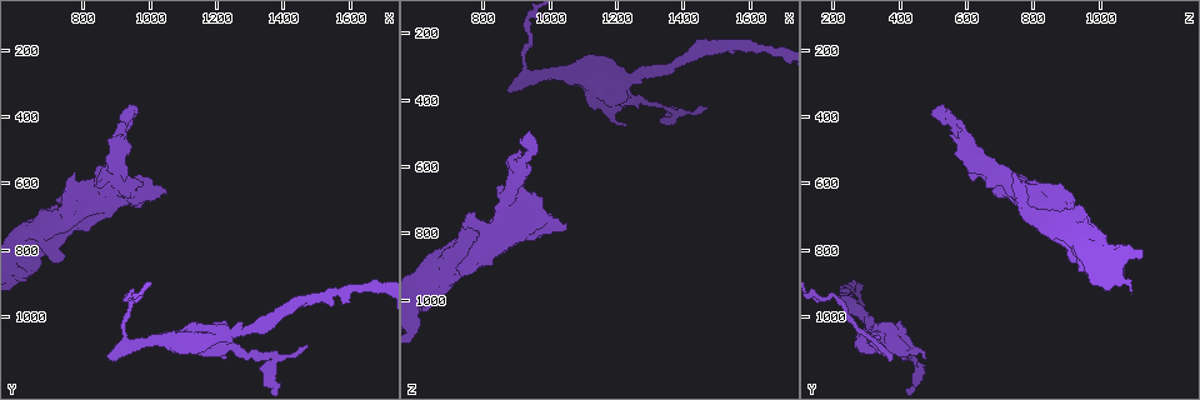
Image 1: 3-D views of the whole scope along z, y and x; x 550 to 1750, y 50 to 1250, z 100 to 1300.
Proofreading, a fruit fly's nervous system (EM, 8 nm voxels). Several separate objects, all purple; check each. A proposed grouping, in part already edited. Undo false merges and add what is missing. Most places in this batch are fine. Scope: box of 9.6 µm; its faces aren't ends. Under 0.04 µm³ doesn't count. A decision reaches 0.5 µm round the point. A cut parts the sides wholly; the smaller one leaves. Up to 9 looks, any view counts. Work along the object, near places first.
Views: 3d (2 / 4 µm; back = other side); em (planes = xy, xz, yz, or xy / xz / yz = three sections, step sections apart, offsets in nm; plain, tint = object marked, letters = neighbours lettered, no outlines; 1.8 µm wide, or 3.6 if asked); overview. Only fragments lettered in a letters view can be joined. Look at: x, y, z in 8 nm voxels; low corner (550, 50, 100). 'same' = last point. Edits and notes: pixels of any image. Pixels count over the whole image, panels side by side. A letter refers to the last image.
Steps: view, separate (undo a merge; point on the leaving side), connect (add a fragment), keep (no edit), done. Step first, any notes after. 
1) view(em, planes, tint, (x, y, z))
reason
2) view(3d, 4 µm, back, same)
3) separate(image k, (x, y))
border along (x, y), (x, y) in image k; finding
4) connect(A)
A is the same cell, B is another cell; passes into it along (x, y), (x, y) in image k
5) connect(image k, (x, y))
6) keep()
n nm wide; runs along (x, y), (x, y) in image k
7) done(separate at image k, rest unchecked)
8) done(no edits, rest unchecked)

view(em, 3.6 µm, xy, step 8, plain, (1150, 1050, 350))
looks like a crossing

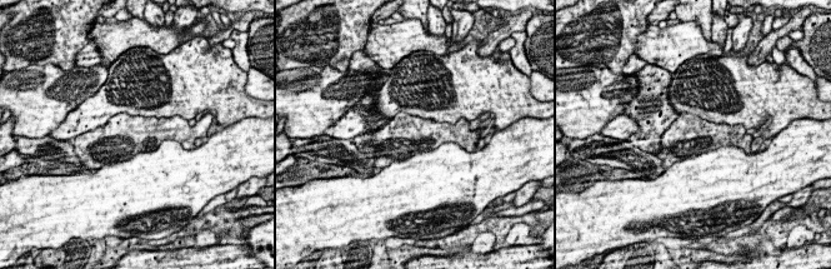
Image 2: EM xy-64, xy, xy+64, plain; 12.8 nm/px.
view(em, 3.6 µm, xy, step 8, tint, same)

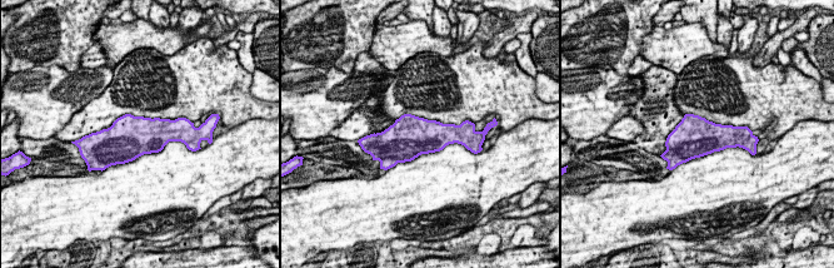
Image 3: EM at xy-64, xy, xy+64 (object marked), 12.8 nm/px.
view(em, 3.6 µm, xy, step 8, letters, same)
what lies round it

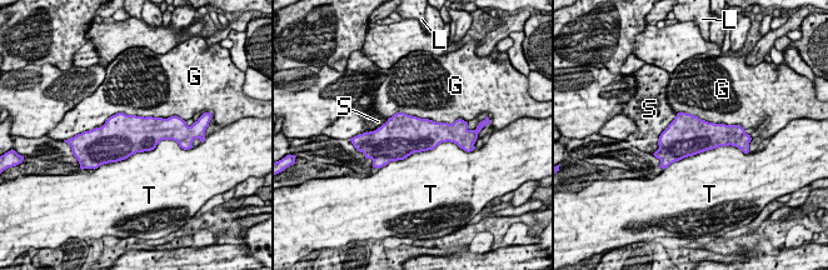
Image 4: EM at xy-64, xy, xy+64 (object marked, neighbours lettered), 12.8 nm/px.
keep()
G touches over 1050 nm; G, L, S and T are other cells; continuous, no second neuron

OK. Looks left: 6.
view(3d, 2 µm, (1350, 1130, 430))
calibre changes

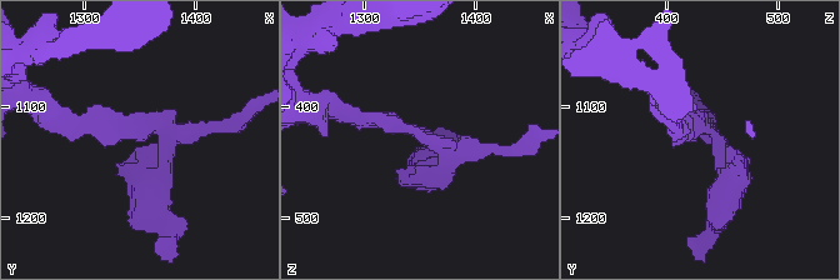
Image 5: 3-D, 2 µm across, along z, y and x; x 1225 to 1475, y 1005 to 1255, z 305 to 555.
view(em, planes, plain, (1346, 1120, 420))
shape alone is not enough

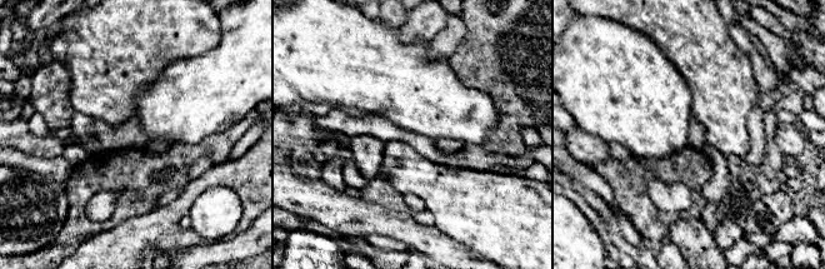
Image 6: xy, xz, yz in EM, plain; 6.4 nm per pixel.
view(em, planes, letters, same)

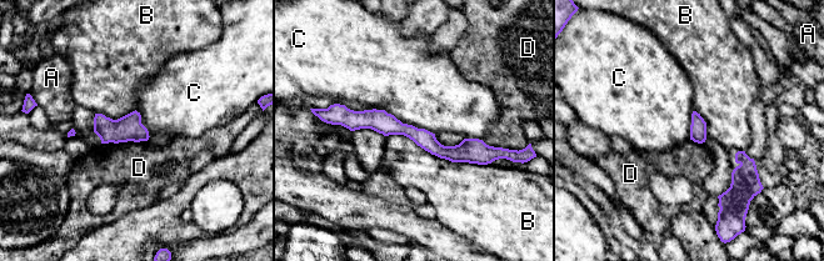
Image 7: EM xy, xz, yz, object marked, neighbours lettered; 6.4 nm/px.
keep()
A, B, C and D are other cells; border along (331, 104), (384, 109), (434, 134) in image 7; continuous, no second neuron

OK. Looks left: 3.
view(3d, 2 µm, (870, 1120, 370))
an open end

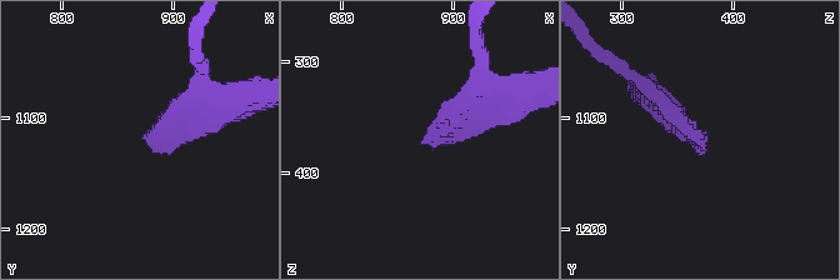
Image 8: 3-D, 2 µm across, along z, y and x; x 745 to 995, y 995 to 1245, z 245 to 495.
view(em, xy, step 4, letters, (870, 1122, 376))

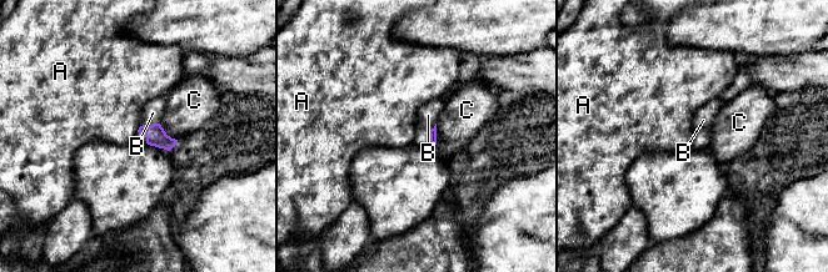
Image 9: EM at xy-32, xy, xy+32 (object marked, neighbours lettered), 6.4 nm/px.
connect(B)
B is the same cell, A and C are other cells; passes into it along (433, 132), (429, 134), (428, 115) in image 9; it goes on there

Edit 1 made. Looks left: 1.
done(connect at image 9, rest unchecked)

